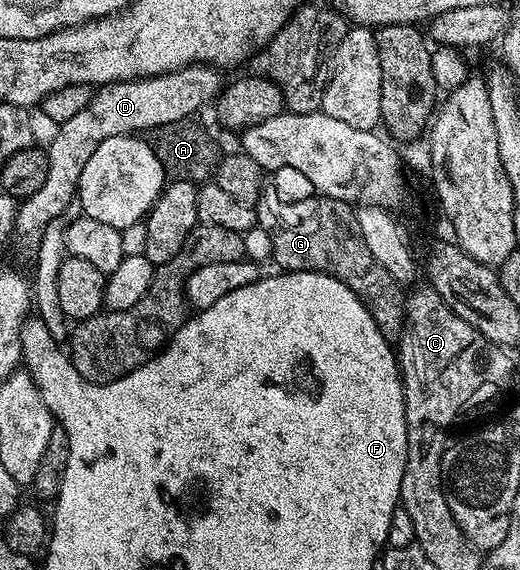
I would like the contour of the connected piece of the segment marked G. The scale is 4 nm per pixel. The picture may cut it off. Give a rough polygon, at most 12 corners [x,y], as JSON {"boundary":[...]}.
{"boundary":[[326,199],[256,208],[273,264],[344,283],[388,339],[404,293]]}

